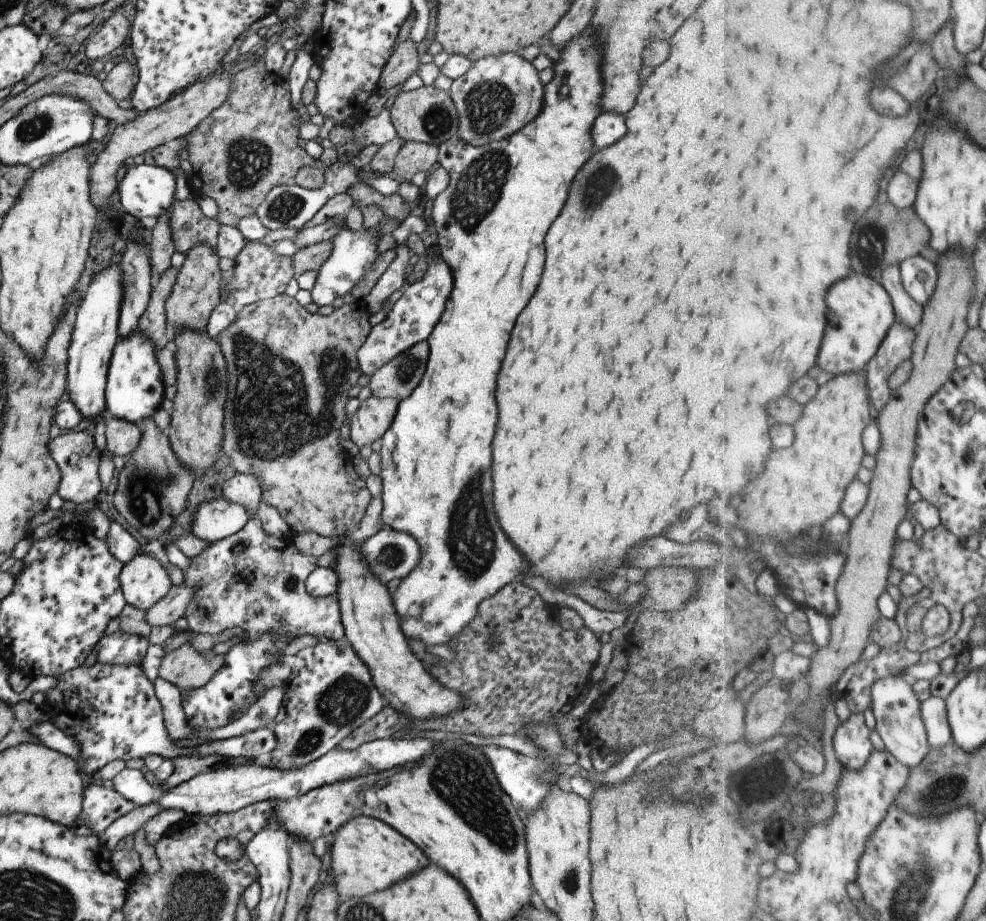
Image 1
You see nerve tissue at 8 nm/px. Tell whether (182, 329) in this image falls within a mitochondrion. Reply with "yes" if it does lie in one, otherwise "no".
no

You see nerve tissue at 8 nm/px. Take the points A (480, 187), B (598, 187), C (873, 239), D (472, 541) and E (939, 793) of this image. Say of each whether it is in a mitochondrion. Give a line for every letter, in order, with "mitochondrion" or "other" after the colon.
A: mitochondrion
B: mitochondrion
C: mitochondrion
D: mitochondrion
E: mitochondrion

